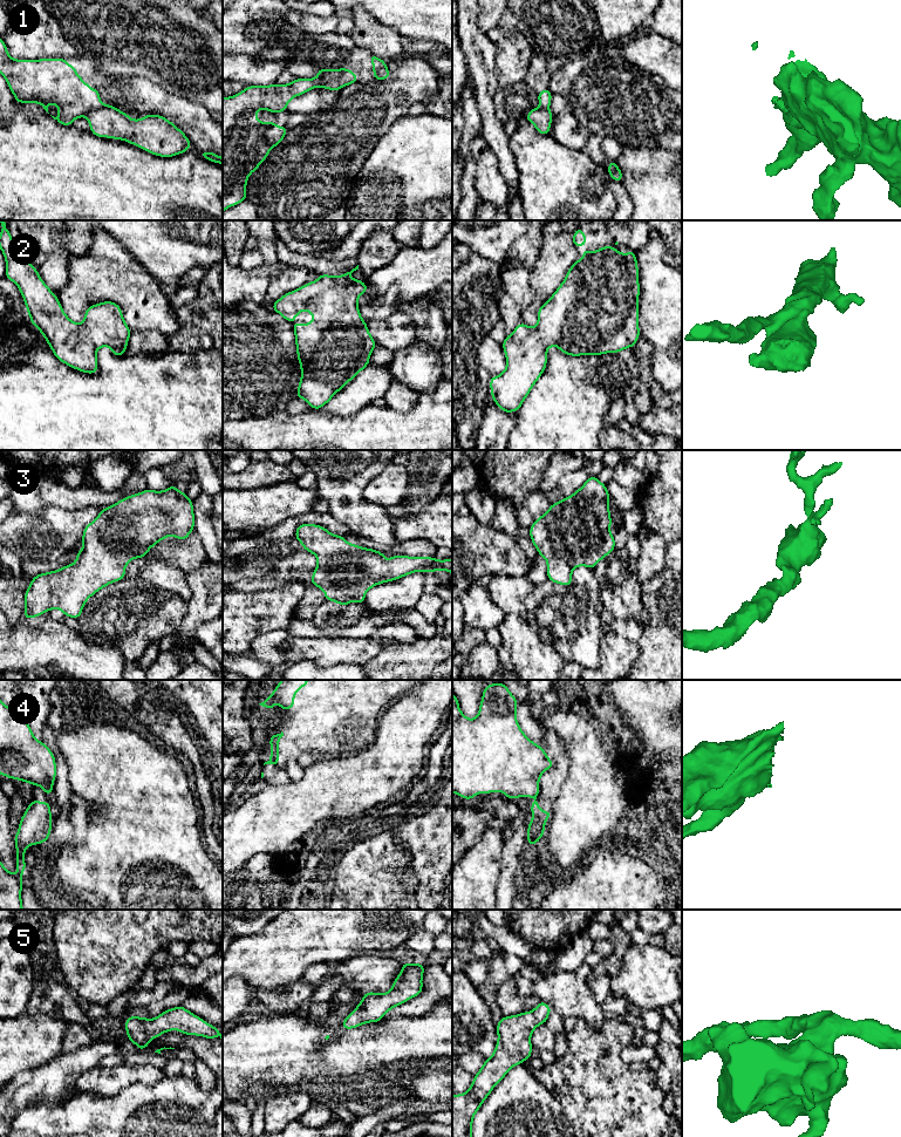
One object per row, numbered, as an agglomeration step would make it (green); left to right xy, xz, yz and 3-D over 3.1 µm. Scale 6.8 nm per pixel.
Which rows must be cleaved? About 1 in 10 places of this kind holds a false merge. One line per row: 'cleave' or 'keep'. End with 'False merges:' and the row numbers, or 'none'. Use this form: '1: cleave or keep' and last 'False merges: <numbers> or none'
1: cleave
2: keep
3: keep
4: cleave
5: keep
False merges: 1, 4

